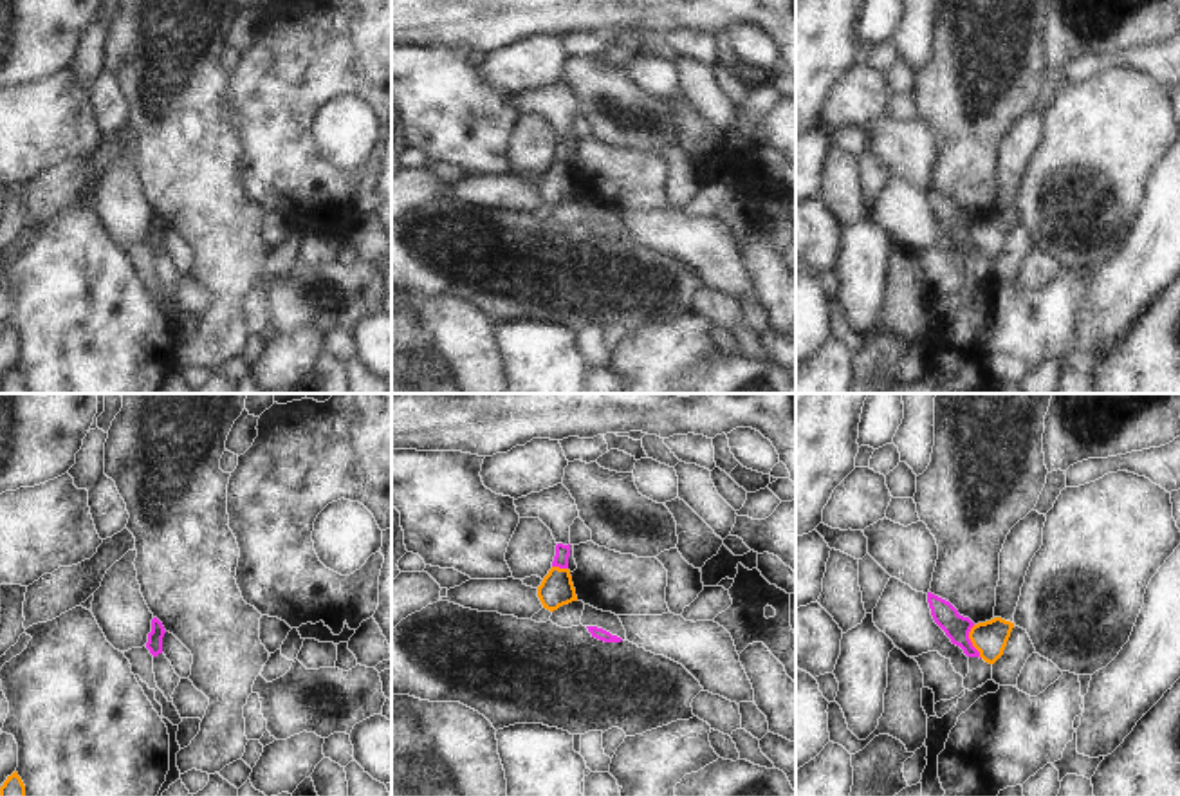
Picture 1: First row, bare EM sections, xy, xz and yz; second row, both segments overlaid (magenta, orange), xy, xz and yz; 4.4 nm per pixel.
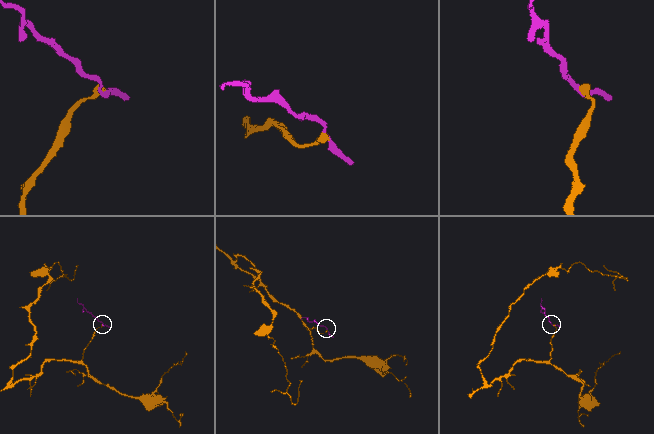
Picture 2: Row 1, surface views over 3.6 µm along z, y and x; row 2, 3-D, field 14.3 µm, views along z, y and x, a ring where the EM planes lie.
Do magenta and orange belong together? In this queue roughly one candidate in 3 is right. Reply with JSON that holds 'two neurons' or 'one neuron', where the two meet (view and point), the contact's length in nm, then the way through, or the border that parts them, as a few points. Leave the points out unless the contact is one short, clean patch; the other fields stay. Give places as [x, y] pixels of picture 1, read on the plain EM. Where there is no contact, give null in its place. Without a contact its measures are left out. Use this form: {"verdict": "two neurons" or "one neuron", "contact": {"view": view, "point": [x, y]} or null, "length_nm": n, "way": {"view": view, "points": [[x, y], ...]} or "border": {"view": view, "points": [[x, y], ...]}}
{"verdict": "two neurons", "contact": {"view": "yz", "point": [969, 237]}, "length_nm": 160, "border": {"view": "yz", "points": [[973, 221], [969, 237], [982, 253]]}}

